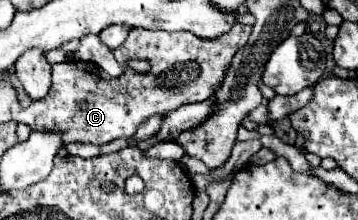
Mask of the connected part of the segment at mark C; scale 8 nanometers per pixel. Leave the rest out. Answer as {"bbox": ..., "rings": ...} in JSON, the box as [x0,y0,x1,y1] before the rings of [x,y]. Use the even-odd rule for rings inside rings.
{"bbox":[16,24,252,144],"rings":[[[234,24],[230,28],[230,32],[224,32],[212,40],[208,38],[200,38],[192,32],[152,32],[152,30],[138,30],[132,28],[130,30],[130,38],[126,40],[126,44],[122,44],[120,48],[112,50],[114,58],[118,60],[118,64],[122,66],[122,76],[118,78],[110,78],[104,76],[102,70],[96,64],[88,64],[88,62],[60,62],[52,66],[52,88],[48,92],[46,98],[32,102],[28,108],[22,108],[16,116],[16,122],[22,122],[26,126],[30,126],[30,130],[40,130],[40,132],[58,132],[62,142],[82,142],[82,144],[106,144],[112,142],[116,138],[130,138],[138,126],[148,120],[150,116],[162,116],[170,110],[176,110],[182,104],[192,104],[192,102],[204,102],[208,100],[214,90],[218,90],[226,66],[230,64],[232,54],[238,52],[240,46],[246,44],[248,36],[250,36],[252,26],[244,26],[244,24]],[[132,58],[138,60],[146,60],[152,68],[146,74],[134,72],[128,62]]]}

